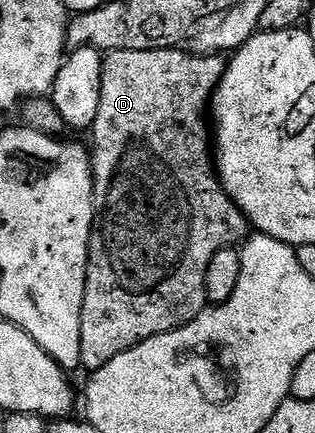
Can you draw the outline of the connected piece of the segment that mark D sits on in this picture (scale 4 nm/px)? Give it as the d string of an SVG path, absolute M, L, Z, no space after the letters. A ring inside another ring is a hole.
M172 48L170 50L112 50L103 59L103 71L101 72L101 104L97 108L97 120L91 126L89 137L91 137L90 156L91 171L95 177L95 227L91 229L91 247L89 248L89 256L87 257L87 283L85 284L85 300L81 308L81 366L87 372L94 372L101 369L105 364L109 364L109 360L113 360L113 356L121 356L121 352L125 352L129 348L133 348L137 344L141 344L145 340L149 340L158 334L164 334L170 330L176 330L179 326L189 324L197 317L199 313L208 305L205 296L205 268L209 268L209 260L213 260L213 256L217 256L219 250L226 250L232 244L239 244L248 237L249 223L245 215L241 213L235 202L223 191L223 183L219 180L216 163L213 161L213 146L209 141L209 122L203 119L203 113L208 113L211 96L219 87L219 82L223 78L223 73L227 71L227 62L218 54L196 54L188 52L186 54L183 48Z

